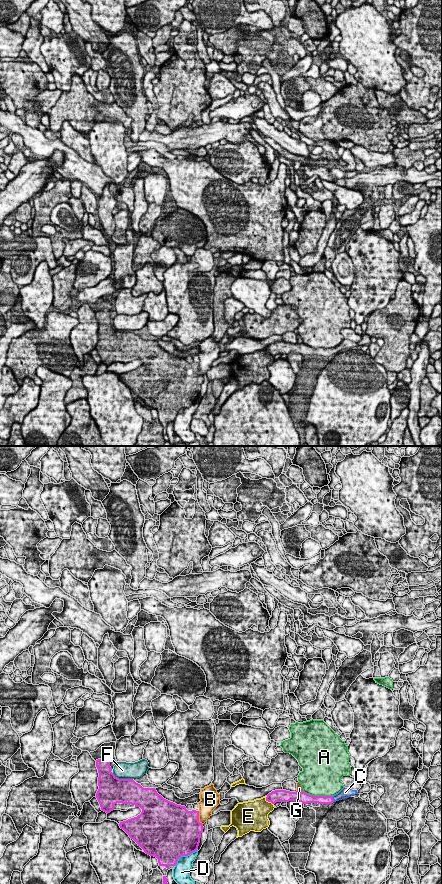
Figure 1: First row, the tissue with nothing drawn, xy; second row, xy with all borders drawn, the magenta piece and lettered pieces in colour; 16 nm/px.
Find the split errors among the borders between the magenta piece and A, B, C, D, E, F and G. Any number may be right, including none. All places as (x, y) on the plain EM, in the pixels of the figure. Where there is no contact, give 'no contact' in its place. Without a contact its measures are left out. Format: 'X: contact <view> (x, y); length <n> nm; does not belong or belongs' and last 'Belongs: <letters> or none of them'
A: contact xy (317, 348); length 500 nm; does not belong
B: contact xy (198, 370); length 240 nm; does not belong
C: contact xy (333, 351); length 100 nm; belongs
D: contact xy (184, 407); length 460 nm; does not belong
E: contact xy (268, 353); length 190 nm; does not belong
F: contact xy (122, 331); length 360 nm; does not belong
G: contact xy (301, 343); length 100 nm; does not belong
Belongs: C

